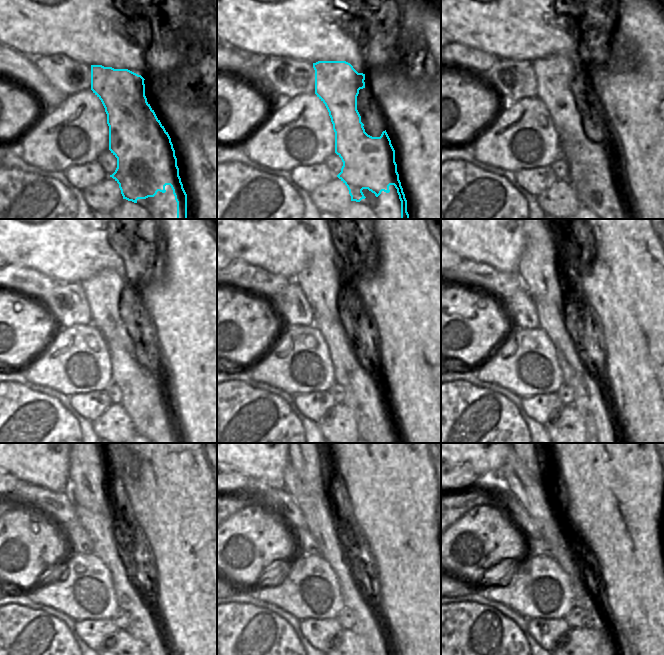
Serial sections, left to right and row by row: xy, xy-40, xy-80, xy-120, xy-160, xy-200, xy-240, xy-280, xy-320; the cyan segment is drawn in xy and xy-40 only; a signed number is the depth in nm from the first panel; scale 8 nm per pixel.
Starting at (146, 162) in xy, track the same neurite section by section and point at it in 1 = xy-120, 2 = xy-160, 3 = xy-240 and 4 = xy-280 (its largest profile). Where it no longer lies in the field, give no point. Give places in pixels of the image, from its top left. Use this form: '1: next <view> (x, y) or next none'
1: next xy-120 (107, 293)
2: next xy-160 (326, 288)
3: next xy-240 (89, 474)
4: next xy-280 (310, 463)

